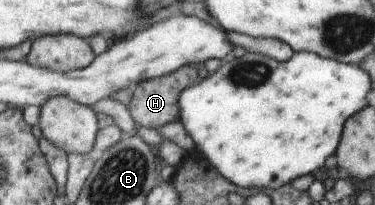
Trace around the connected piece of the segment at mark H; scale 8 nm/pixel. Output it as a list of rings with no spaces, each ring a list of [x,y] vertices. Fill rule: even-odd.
[[[185,65],[164,77],[153,77],[148,81],[140,82],[139,85],[134,86],[134,97],[129,106],[133,120],[139,127],[147,126],[155,129],[159,126],[165,126],[169,122],[175,122],[180,118],[178,98],[182,91],[197,82],[197,78],[199,78],[198,67]]]

